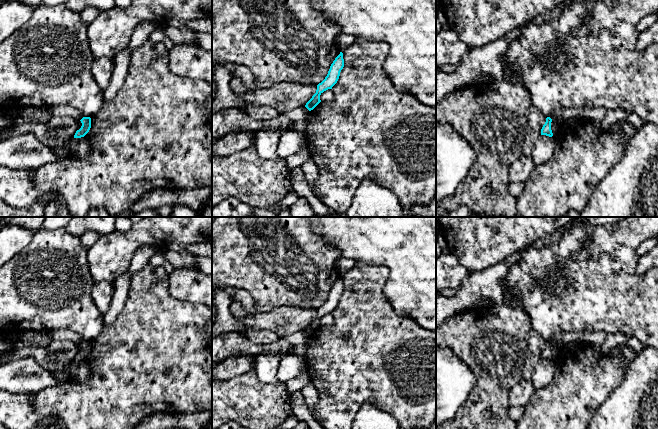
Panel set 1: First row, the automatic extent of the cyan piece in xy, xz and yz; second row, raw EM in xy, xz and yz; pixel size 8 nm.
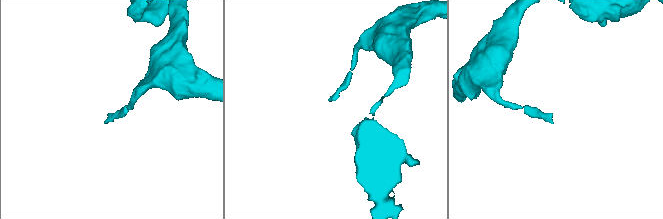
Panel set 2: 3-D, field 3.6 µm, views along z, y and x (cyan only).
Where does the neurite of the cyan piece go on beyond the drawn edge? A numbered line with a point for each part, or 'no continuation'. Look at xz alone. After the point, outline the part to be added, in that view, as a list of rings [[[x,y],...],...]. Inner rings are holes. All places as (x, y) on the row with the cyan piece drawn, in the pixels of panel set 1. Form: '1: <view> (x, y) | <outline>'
no continuation

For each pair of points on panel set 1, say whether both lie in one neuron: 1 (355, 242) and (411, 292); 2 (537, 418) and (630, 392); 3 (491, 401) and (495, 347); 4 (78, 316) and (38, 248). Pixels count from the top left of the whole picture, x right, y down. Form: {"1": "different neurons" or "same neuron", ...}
{"1": "same neuron", "2": "different neurons", "3": "same neuron", "4": "same neuron"}

